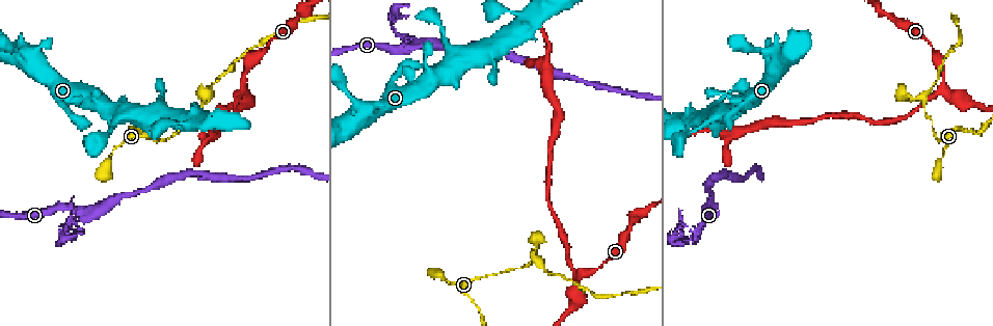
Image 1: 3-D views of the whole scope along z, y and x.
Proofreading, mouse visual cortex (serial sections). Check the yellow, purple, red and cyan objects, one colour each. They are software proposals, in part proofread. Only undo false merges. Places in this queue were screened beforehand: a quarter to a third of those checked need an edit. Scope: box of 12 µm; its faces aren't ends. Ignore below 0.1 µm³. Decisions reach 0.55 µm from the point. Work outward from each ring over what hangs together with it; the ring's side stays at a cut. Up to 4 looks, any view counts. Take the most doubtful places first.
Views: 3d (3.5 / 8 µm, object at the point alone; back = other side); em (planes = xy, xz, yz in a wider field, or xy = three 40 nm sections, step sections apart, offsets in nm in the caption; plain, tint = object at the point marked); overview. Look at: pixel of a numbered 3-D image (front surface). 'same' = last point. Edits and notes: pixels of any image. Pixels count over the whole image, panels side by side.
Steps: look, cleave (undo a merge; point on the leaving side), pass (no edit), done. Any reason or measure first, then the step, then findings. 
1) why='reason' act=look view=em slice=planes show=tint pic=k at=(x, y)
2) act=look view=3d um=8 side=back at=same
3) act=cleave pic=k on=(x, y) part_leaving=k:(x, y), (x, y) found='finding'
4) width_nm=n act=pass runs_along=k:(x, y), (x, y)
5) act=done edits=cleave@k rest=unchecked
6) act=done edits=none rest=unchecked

why='abrupt turn' act=look view=3d um=3.5 pic=1 at=(69, 207)

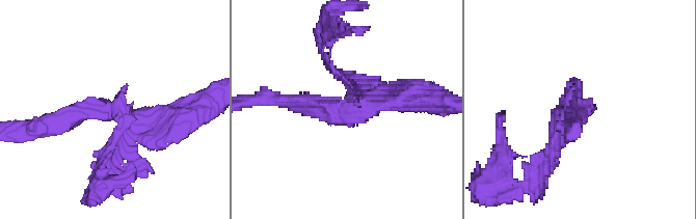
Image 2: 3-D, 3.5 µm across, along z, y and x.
why='shape alone is not enough' act=look view=em slice=xy step=2 show=tint pic=2 at=(350, 107)

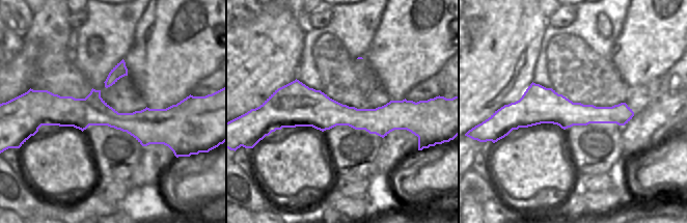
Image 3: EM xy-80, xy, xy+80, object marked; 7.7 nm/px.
act=pass runs_along=2:(53, 128), (88, 109), (187, 109) found='all the same cell'

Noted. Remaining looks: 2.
why='a narrow waist' act=look view=3d um=3.5 pic=1 at=(923, 98)

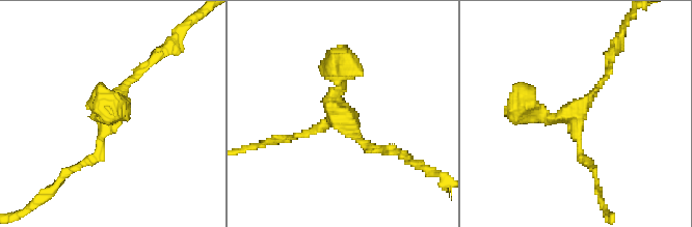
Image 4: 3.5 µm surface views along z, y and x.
act=look view=em slice=planes show=tint pic=4 at=(578, 116)

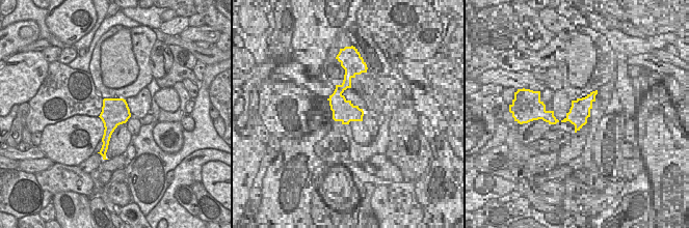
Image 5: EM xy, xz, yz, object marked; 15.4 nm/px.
width_nm=420 act=pass runs_along=4:(76, 166), (98, 153), (104, 115), (139, 67) found='all the same cell'

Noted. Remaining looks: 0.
act=done edits=none rest=unchecked

